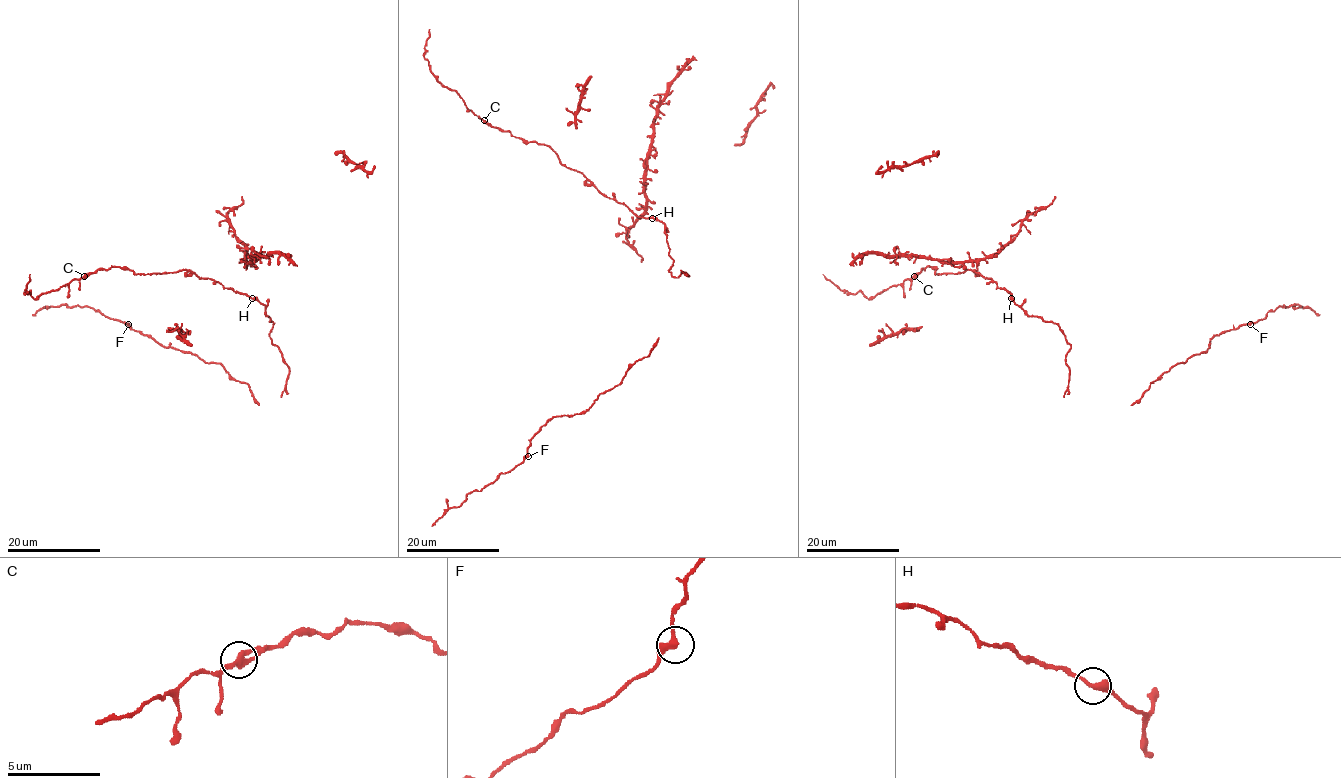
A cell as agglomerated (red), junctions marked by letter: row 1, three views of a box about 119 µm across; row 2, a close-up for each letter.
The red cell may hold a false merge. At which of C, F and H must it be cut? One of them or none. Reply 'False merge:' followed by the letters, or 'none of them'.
False merge: none of them

